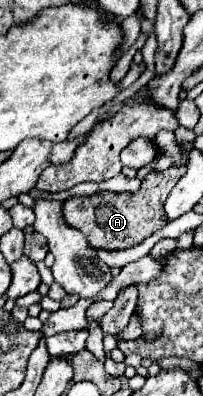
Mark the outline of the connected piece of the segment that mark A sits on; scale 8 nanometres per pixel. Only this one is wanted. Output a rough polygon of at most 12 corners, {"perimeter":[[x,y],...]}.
{"perimeter":[[186,168],[153,170],[136,194],[68,198],[66,224],[124,250],[162,230]]}

